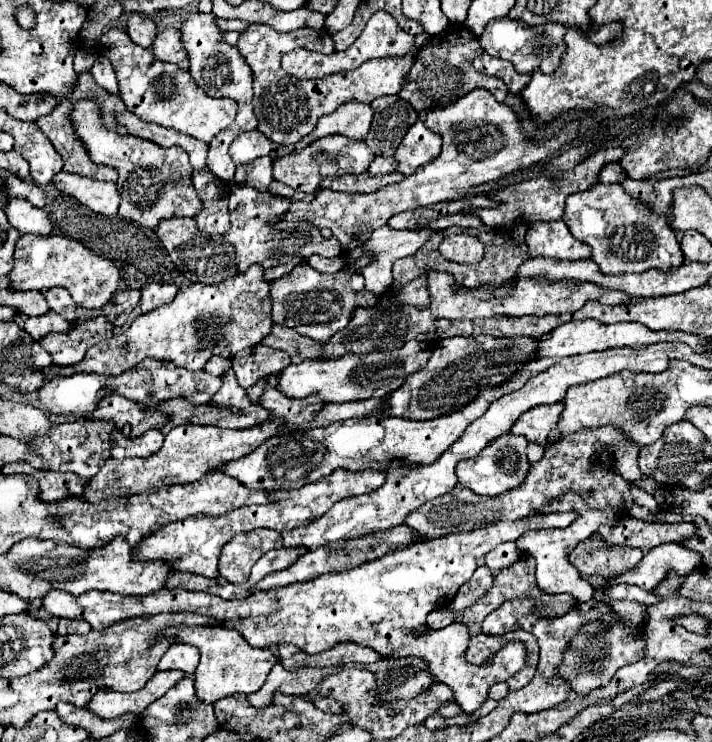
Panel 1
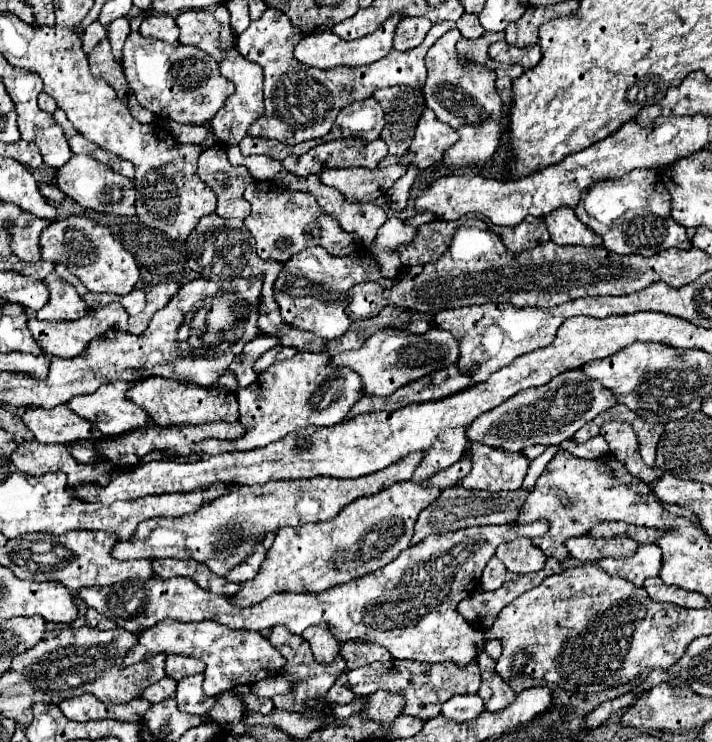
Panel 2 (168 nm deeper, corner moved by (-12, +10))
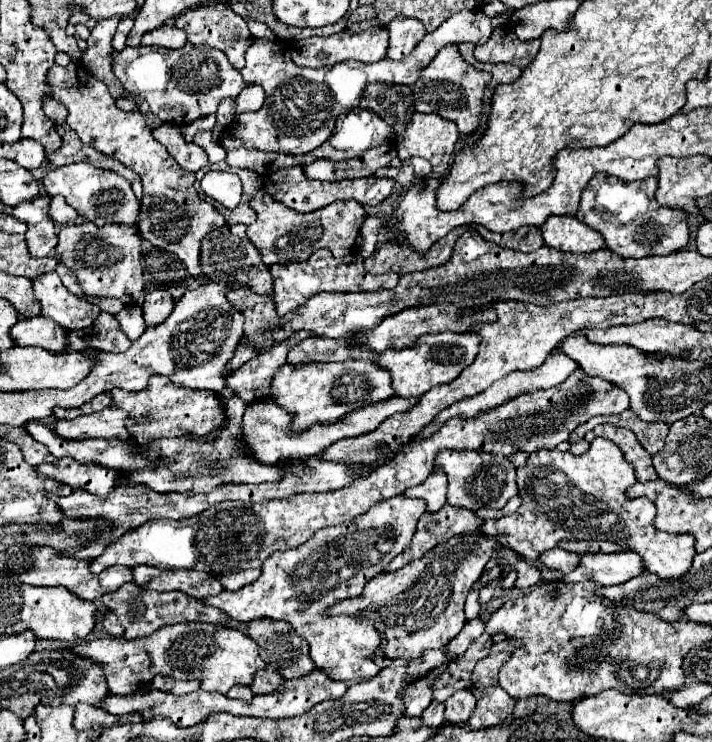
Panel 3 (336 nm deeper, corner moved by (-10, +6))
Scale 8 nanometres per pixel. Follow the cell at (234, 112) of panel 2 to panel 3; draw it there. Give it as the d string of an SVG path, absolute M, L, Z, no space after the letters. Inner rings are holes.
M246 86L236 98L236 114L260 110L264 102L264 90L260 86Z

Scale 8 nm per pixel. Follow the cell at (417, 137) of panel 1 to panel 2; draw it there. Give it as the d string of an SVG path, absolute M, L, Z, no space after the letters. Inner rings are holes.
M424 110L420 116L416 136L410 144L410 152L414 152L412 164L416 168L430 168L434 166L442 154L458 140L458 134L448 124L440 122L432 110Z

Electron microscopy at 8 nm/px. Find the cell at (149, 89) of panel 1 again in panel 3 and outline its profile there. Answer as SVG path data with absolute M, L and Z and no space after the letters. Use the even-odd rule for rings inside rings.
M186 44L180 50L128 46L114 54L112 70L132 96L146 100L152 114L170 124L188 124L214 114L222 98L236 98L246 86L240 72L228 62L222 50L194 44Z

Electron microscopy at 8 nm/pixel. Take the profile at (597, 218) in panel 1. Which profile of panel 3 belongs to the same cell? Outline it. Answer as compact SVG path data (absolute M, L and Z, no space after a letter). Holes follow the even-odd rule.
M608 176L604 178L604 182L592 188L594 196L588 196L588 200L580 202L576 218L598 230L604 236L606 246L622 258L672 254L676 250L682 250L690 240L686 220L688 214L678 208L658 206L654 198L656 188L658 180L654 176L636 182L622 182L614 176Z

